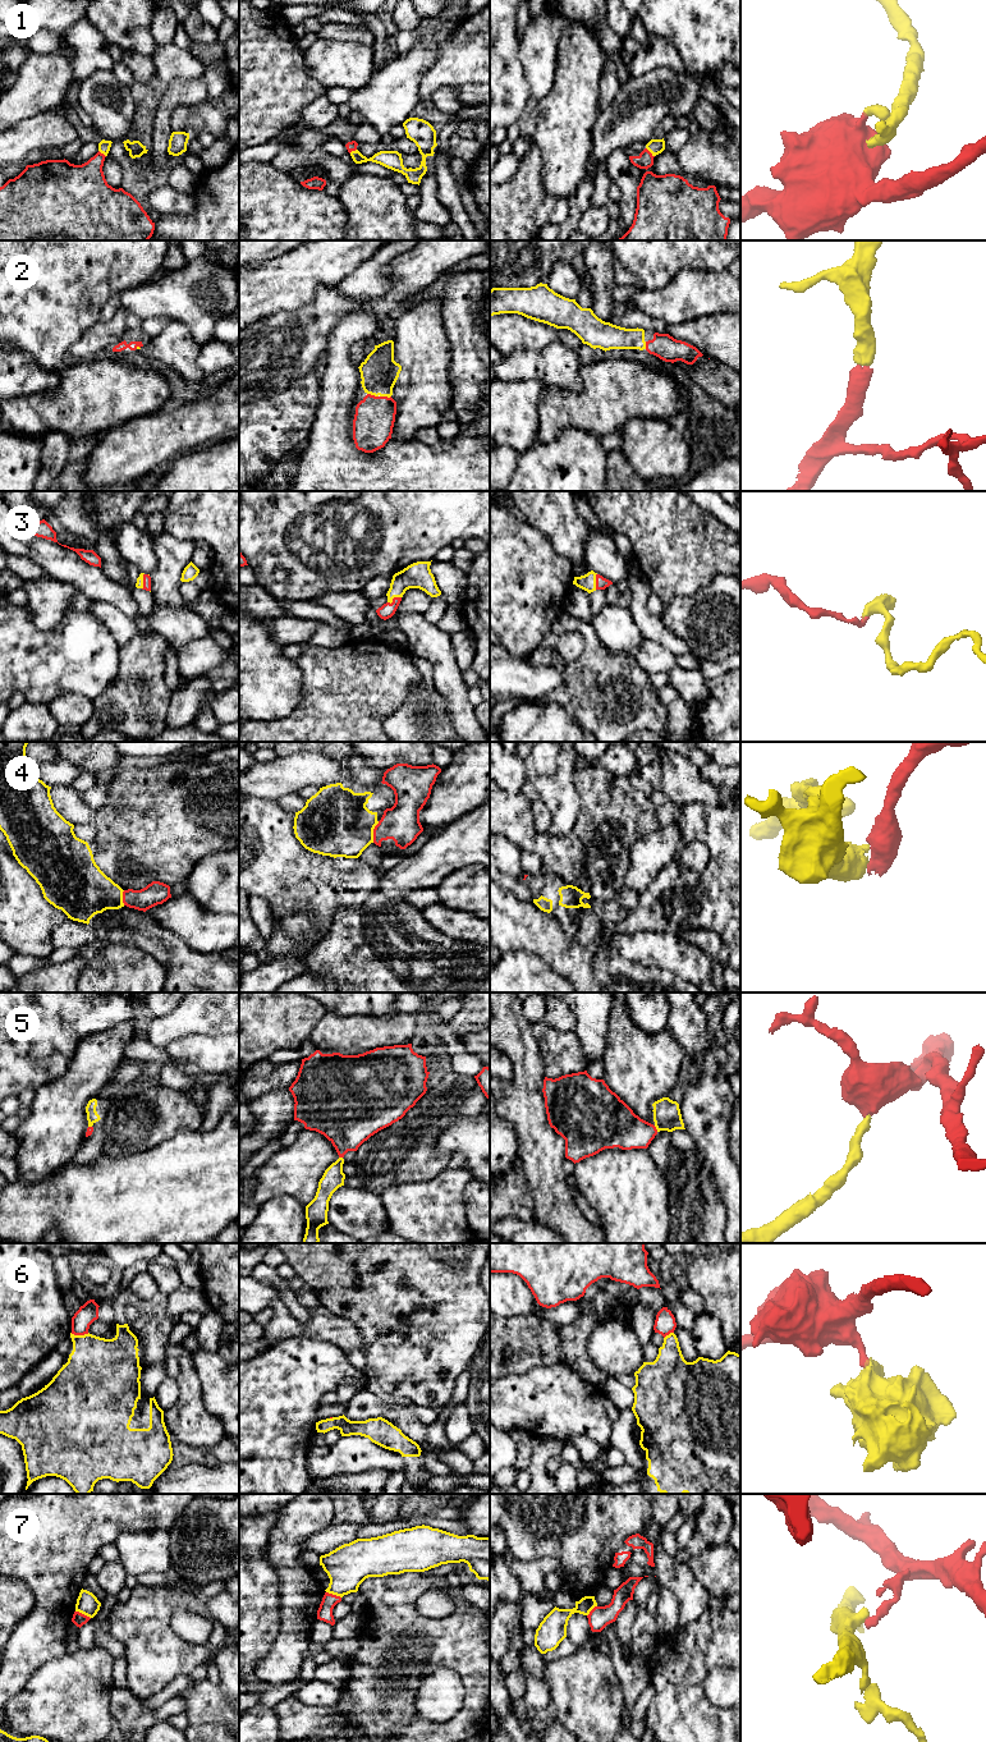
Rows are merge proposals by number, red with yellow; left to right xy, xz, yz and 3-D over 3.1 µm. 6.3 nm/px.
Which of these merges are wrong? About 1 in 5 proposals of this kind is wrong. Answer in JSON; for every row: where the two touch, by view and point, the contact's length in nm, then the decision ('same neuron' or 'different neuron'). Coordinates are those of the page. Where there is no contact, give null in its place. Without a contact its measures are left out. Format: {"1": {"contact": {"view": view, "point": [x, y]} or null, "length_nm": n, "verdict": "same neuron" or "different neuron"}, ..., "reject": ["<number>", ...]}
{"1": {"contact": {"view": "yz", "point": [650, 152]}, "length_nm": 80, "verdict": "different neuron"}, "2": {"contact": {"view": "xz", "point": [372, 395]}, "length_nm": 80, "verdict": "same neuron"}, "3": {"contact": {"view": "xz", "point": [393, 599]}, "length_nm": 100, "verdict": "same neuron"}, "4": {"contact": {"view": "xz", "point": [374, 831]}, "length_nm": 140, "verdict": "different neuron"}, "5": {"contact": {"view": "yz", "point": [655, 1128]}, "length_nm": 50, "verdict": "same neuron"}, "6": {"contact": {"view": "xy", "point": [79, 1334]}, "length_nm": 120, "verdict": "different neuron"}, "7": {"contact": {"view": "xy", "point": [83, 1614]}, "length_nm": 110, "verdict": "different neuron"}, "reject": ["1", "4", "6", "7"]}

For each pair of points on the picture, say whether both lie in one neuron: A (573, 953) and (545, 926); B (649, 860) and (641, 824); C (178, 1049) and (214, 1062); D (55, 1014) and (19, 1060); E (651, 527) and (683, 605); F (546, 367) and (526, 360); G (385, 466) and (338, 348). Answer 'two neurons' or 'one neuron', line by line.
A: one neuron
B: two neurons
C: one neuron
D: one neuron
E: two neurons
F: one neuron
G: one neuron

